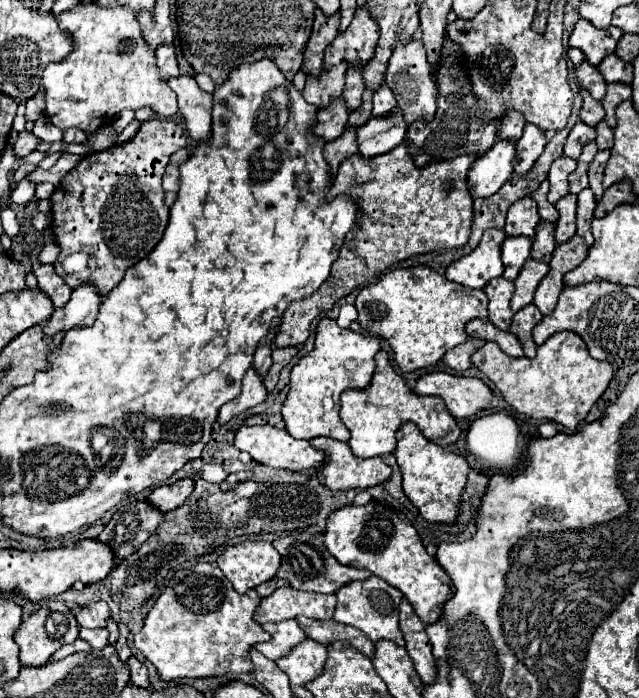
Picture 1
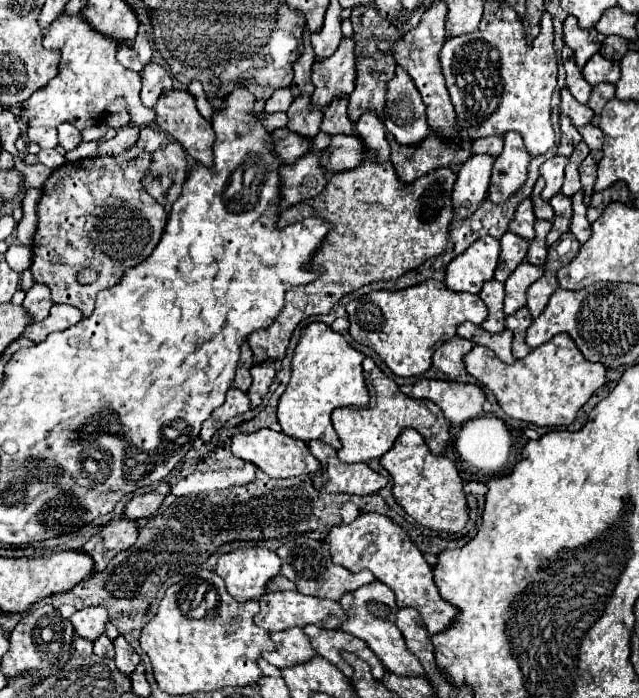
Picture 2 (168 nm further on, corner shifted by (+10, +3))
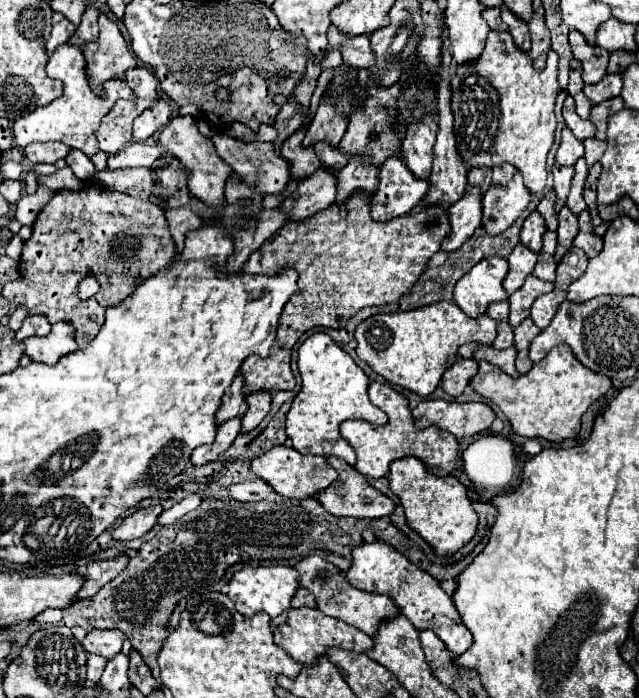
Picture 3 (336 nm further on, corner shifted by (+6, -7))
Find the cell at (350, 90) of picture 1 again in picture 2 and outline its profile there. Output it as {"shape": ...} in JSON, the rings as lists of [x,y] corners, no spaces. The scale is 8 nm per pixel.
{"shape":[[[332,101],[326,109],[324,109],[324,119],[320,125],[320,131],[324,131],[326,135],[352,135],[354,127],[348,119],[348,101]]]}

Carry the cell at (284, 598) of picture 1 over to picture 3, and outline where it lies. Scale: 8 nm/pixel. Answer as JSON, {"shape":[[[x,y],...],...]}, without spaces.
{"shape":[[[292,607],[288,611],[282,611],[278,617],[270,621],[270,629],[274,633],[274,643],[286,649],[286,653],[290,653],[290,657],[296,659],[298,663],[314,663],[316,657],[326,651],[324,647],[342,647],[356,653],[364,653],[366,649],[372,647],[370,635],[366,635],[364,631],[358,631],[346,621],[324,615],[316,607],[298,607],[298,609]]]}

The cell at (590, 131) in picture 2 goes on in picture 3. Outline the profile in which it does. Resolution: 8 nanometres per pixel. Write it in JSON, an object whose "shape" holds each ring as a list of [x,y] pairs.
{"shape":[[[592,137],[592,139],[586,139],[586,141],[582,141],[582,143],[584,143],[584,147],[586,147],[584,159],[586,159],[586,163],[592,167],[592,165],[604,155],[604,151],[606,151],[606,141],[600,141],[600,139]]]}

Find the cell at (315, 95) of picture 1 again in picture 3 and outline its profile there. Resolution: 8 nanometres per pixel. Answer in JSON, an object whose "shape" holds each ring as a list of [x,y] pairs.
{"shape":[[[300,127],[294,135],[290,135],[282,145],[282,157],[290,163],[294,179],[304,179],[320,167],[314,147],[302,147],[302,139],[304,127]]]}

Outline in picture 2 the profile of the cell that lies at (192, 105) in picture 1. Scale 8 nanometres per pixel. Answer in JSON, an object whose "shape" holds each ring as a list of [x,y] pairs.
{"shape":[[[170,91],[166,97],[158,99],[158,105],[154,107],[156,111],[156,125],[160,131],[168,133],[174,141],[178,141],[192,159],[204,167],[212,167],[214,155],[212,155],[212,143],[216,139],[216,133],[212,125],[198,113],[196,109],[196,99],[188,91]]]}

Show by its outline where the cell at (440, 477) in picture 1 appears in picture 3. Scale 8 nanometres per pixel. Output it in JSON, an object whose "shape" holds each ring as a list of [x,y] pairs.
{"shape":[[[402,457],[390,463],[388,471],[390,489],[394,495],[398,495],[408,525],[426,539],[438,555],[450,555],[456,553],[462,545],[466,545],[478,525],[478,515],[470,507],[470,499],[466,495],[466,487],[452,475],[448,477],[436,477],[426,471],[424,463],[418,457]]]}

